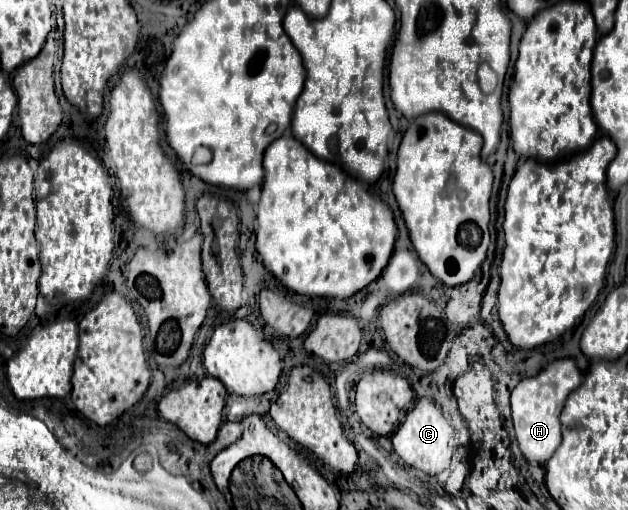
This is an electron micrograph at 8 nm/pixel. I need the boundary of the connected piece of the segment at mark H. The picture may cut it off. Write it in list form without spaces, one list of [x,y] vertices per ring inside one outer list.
[[[555,359],[535,377],[519,381],[511,393],[511,411],[515,435],[519,449],[529,463],[545,465],[547,459],[555,453],[561,443],[561,411],[567,401],[567,395],[581,385],[581,371],[577,369],[575,359]]]

